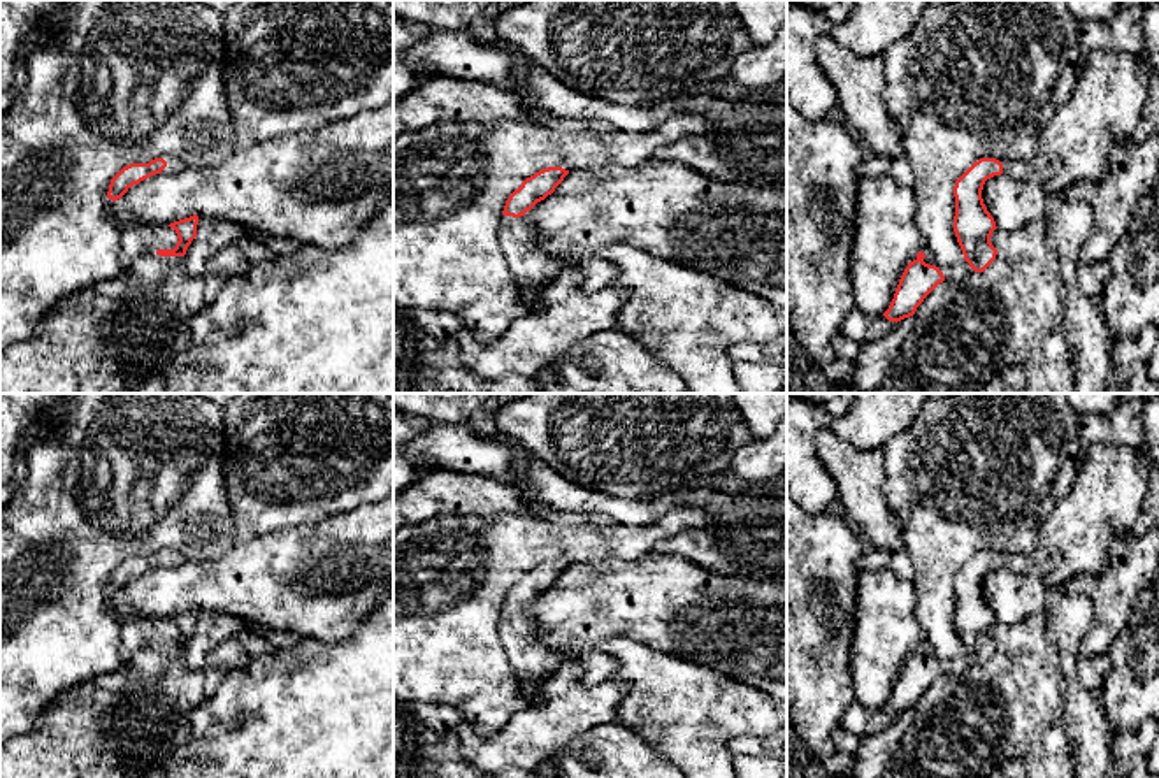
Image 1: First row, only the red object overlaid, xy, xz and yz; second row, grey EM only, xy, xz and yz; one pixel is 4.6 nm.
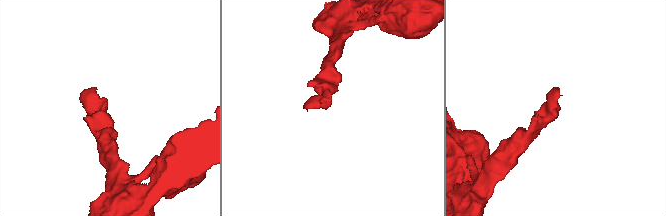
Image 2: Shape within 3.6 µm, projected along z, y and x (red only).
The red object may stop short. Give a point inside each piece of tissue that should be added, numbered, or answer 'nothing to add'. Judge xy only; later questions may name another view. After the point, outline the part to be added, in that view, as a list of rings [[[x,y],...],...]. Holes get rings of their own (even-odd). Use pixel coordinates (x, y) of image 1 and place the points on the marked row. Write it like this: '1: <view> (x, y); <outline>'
1: xy (174, 164); [[[163,155],[160,158],[167,162],[167,167],[162,170],[162,174],[176,174],[186,169],[186,163],[177,156]]]

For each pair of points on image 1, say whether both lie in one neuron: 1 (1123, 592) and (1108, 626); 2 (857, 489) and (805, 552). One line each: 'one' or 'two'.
1: one
2: two

